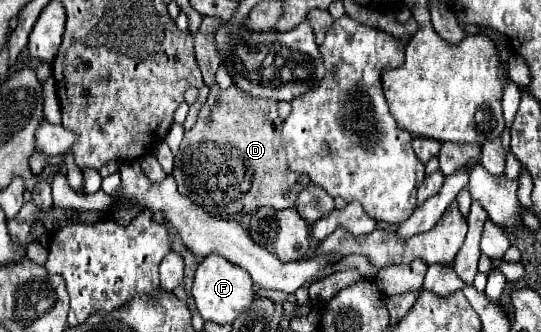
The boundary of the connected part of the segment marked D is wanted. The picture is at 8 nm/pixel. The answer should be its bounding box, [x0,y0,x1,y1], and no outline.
[174,84,310,220]

